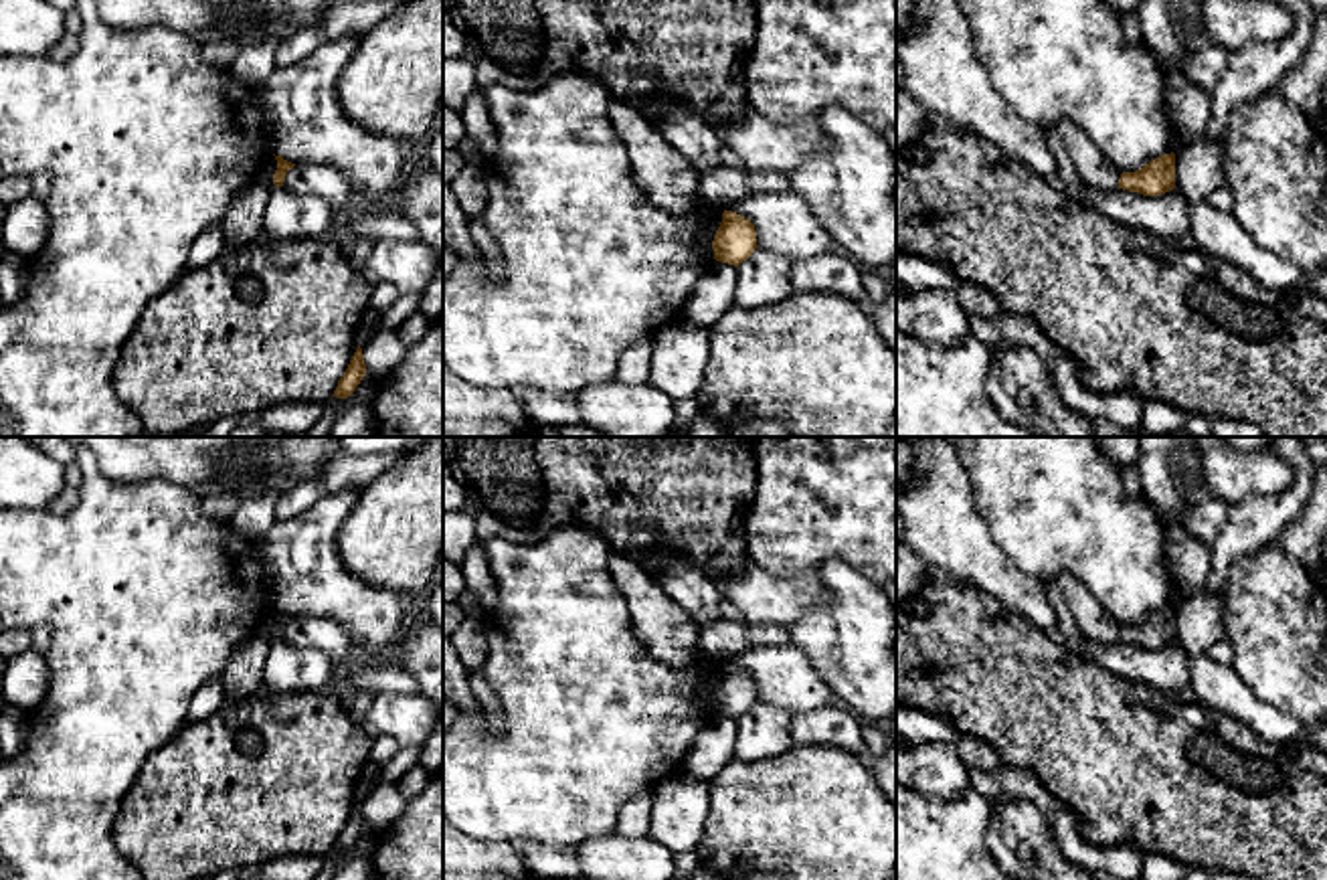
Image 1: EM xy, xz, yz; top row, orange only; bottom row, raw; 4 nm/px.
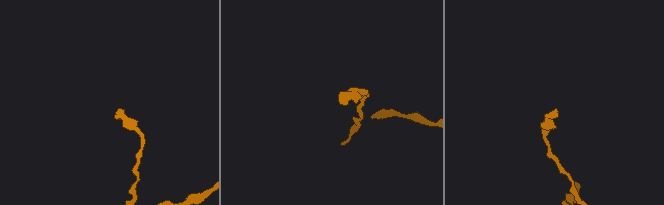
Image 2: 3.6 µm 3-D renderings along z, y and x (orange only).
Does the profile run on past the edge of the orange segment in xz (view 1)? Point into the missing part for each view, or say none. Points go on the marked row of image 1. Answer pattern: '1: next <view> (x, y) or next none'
1: next none

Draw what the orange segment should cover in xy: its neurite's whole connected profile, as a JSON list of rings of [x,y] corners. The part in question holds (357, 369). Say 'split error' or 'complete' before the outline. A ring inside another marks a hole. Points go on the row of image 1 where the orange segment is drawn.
complete; [[[358,346],[332,397],[348,399],[366,374],[364,354]]]

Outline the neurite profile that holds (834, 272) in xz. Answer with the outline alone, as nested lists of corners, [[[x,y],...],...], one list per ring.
[[[835,247],[795,261],[789,281],[793,291],[829,291],[868,305],[858,263]]]

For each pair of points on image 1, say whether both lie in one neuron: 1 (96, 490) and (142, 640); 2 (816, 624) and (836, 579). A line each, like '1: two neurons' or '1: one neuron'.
1: one neuron
2: one neuron

